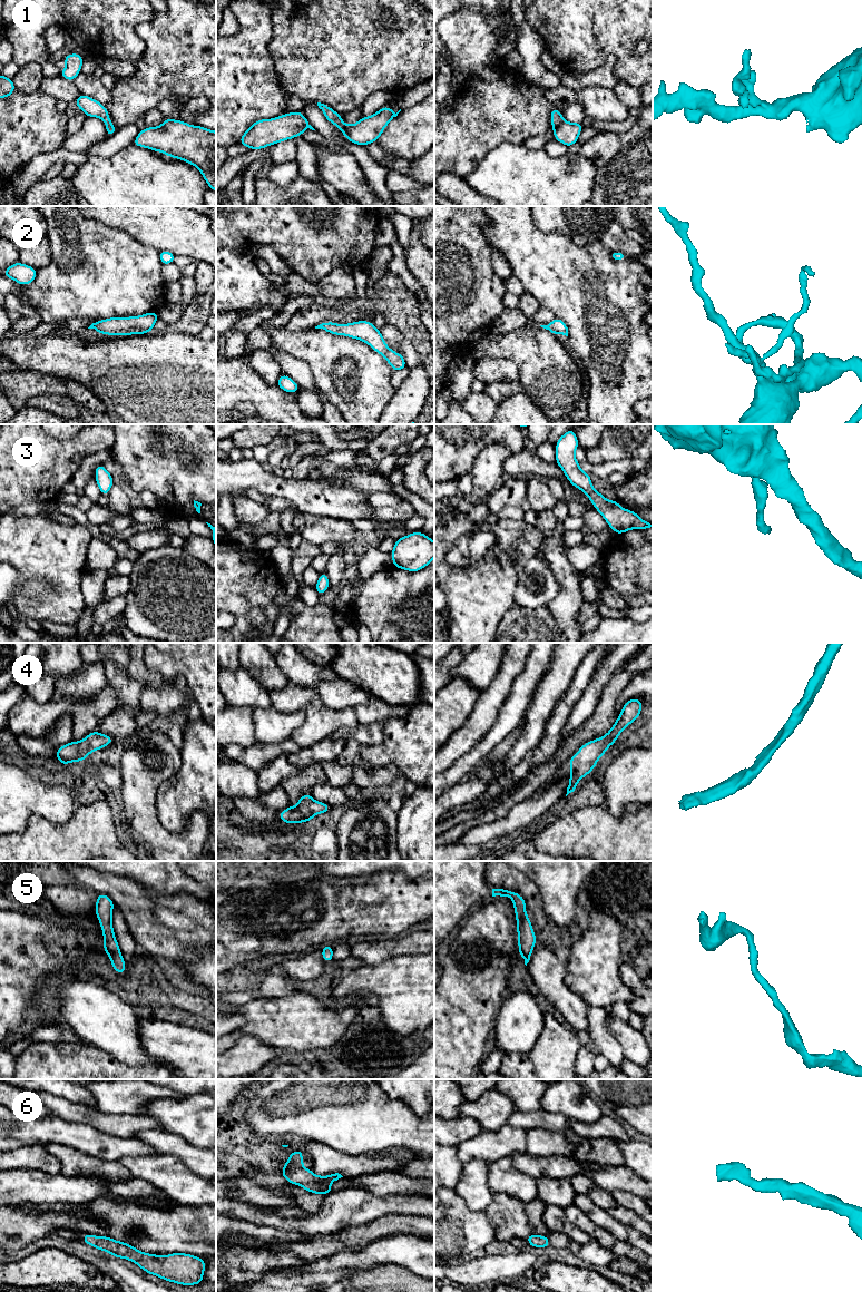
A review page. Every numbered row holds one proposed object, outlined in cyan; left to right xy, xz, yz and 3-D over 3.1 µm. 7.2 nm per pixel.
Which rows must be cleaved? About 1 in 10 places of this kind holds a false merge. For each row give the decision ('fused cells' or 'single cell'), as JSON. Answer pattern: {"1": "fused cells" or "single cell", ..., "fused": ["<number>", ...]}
{"1": "single cell", "2": "single cell", "3": "single cell", "4": "single cell", "5": "single cell", "6": "single cell", "fused": []}

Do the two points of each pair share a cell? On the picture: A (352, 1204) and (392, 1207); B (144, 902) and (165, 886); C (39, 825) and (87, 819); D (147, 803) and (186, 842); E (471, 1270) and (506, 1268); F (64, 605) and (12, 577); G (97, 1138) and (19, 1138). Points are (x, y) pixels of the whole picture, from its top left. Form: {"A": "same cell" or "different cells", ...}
{"A": "same cell", "B": "different cells", "C": "same cell", "D": "same cell", "E": "same cell", "F": "different cells", "G": "same cell"}

